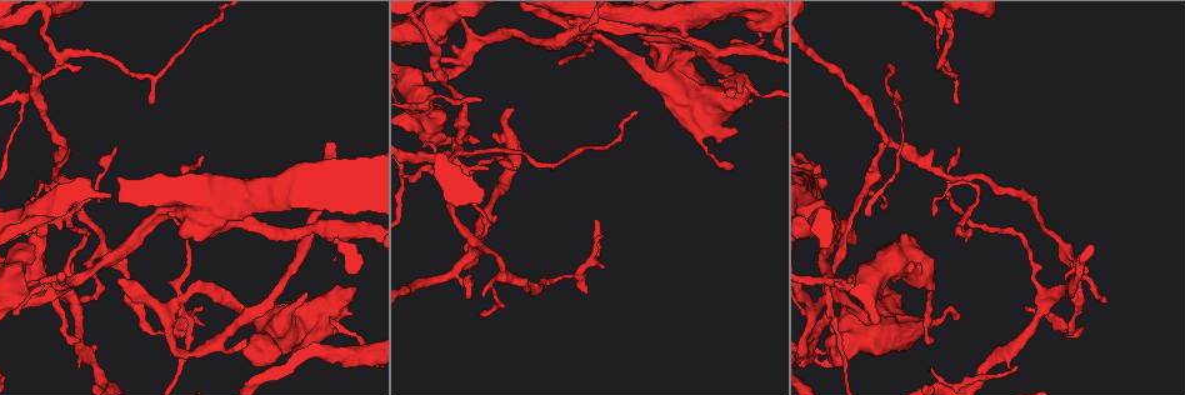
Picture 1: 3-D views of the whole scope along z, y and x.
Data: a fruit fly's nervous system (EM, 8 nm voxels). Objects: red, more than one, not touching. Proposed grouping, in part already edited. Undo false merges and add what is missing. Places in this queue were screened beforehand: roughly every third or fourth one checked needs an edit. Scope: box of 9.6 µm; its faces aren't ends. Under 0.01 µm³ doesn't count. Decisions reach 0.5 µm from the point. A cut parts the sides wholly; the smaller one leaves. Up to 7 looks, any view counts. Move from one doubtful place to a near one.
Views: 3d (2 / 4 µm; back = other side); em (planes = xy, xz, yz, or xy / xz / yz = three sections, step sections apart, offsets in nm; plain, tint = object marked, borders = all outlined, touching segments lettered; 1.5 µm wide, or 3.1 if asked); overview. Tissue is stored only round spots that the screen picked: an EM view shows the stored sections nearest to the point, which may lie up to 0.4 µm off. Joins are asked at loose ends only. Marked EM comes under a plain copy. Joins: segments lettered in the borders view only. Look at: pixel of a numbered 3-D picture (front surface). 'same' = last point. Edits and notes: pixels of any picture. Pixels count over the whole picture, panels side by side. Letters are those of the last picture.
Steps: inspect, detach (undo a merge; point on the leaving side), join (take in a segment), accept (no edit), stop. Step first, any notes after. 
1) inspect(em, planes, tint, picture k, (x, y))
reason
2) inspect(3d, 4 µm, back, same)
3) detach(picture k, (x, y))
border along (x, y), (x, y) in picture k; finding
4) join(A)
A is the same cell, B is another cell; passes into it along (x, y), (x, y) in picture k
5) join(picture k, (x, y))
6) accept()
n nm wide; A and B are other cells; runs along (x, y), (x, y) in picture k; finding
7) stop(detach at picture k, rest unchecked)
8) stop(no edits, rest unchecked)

inspect(3d, 4 µm, picture 1, (956, 103))
thin end

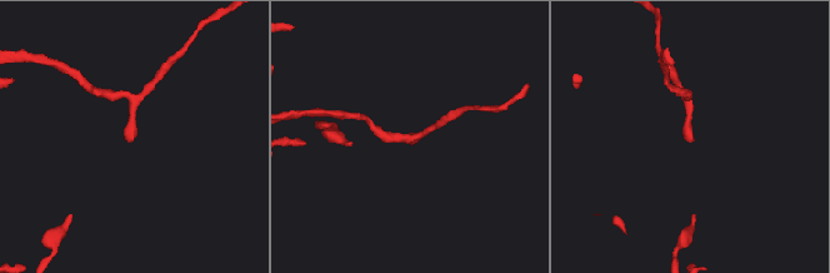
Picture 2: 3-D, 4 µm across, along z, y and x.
inspect(em, planes, tint, picture 2, (690, 139))
need the tissue

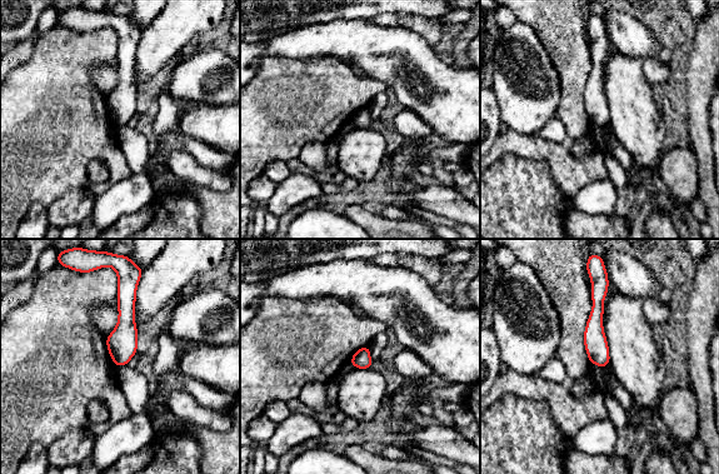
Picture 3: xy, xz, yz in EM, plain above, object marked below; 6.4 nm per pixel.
inspect(em, planes, borders, same)
see the neighbours

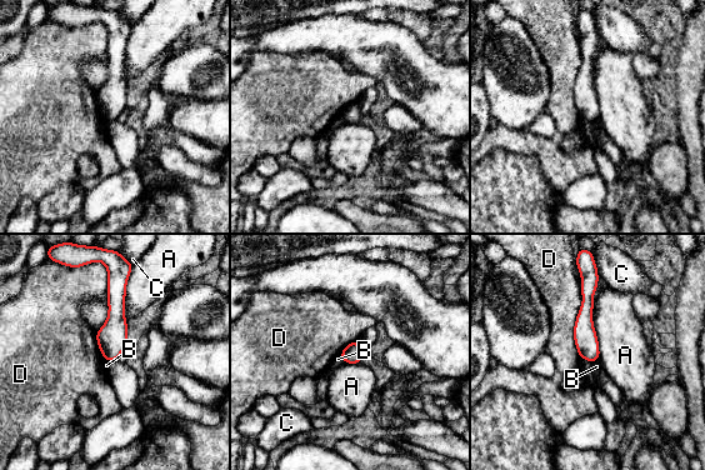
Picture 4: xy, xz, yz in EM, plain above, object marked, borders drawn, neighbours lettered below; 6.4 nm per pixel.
accept()
D touches over 600 nm; A, B, C and D are other cells; runs along (584, 279), (585, 340), (593, 358) in picture 4; no lettered segment goes on from it

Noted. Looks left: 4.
inspect(3d, 4 µm, picture 1, (441, 44))
thick end

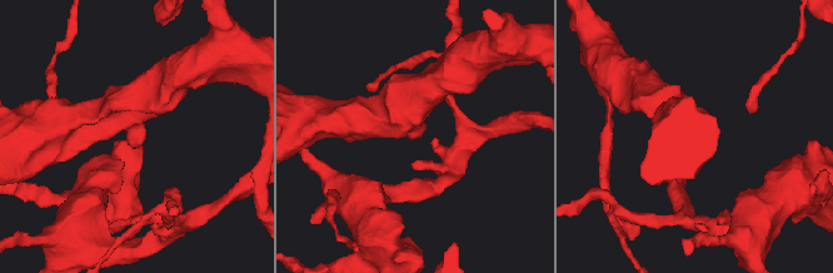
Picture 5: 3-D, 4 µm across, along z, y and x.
inspect(em, yz, step 4, borders, picture 5, (135, 139))

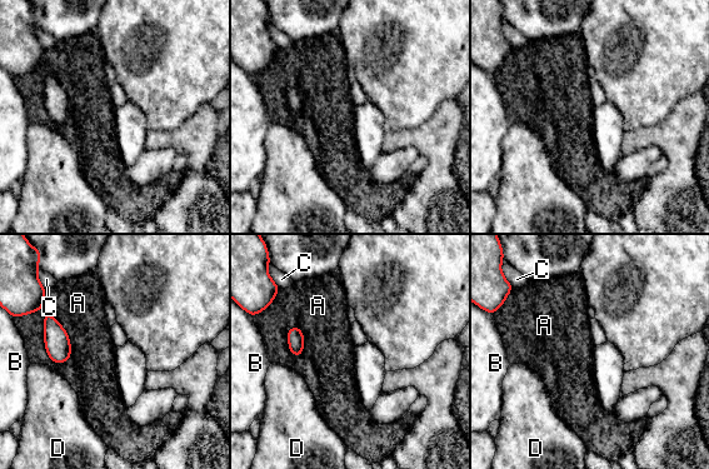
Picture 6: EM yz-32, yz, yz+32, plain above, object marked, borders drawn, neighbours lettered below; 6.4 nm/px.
accept()
A, B, C and D are other cells; none of them fits

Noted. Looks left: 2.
stop(no edits, rest unchecked)

